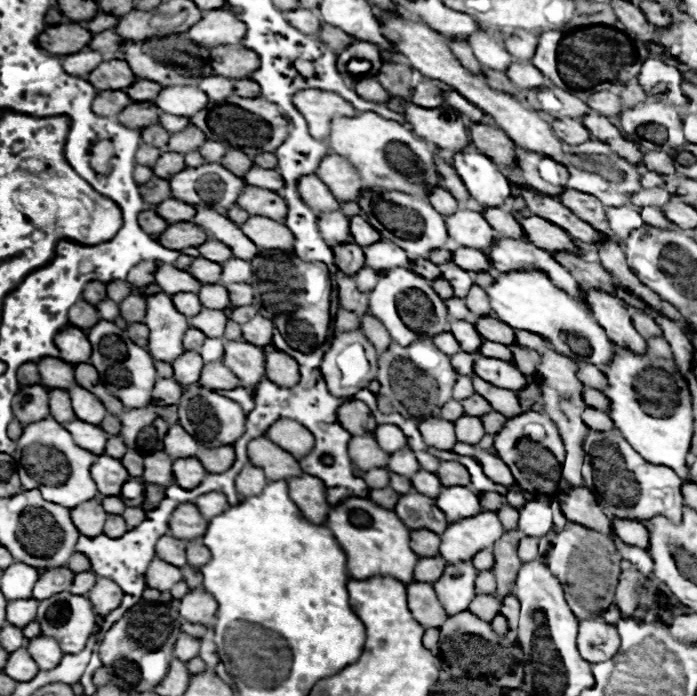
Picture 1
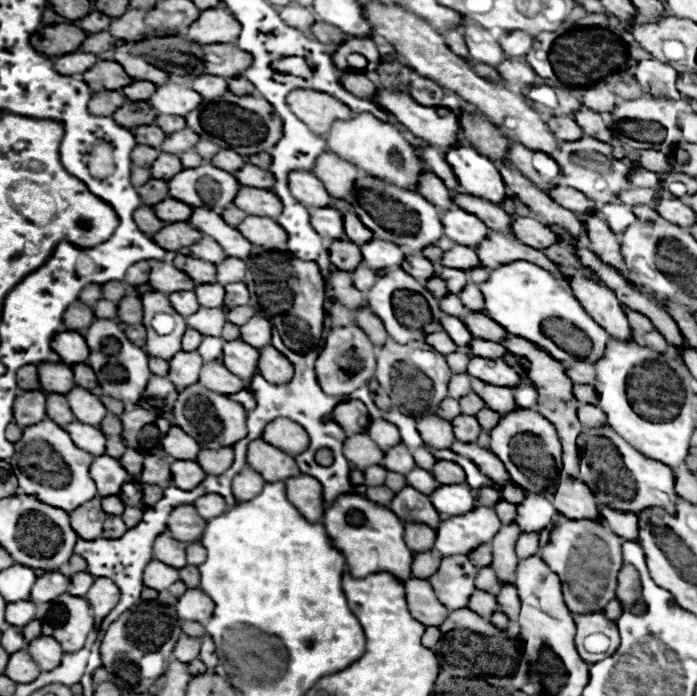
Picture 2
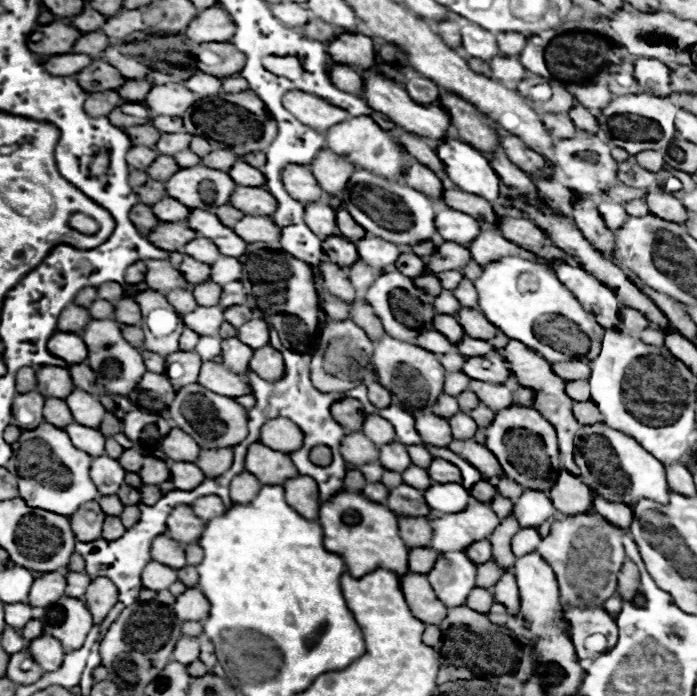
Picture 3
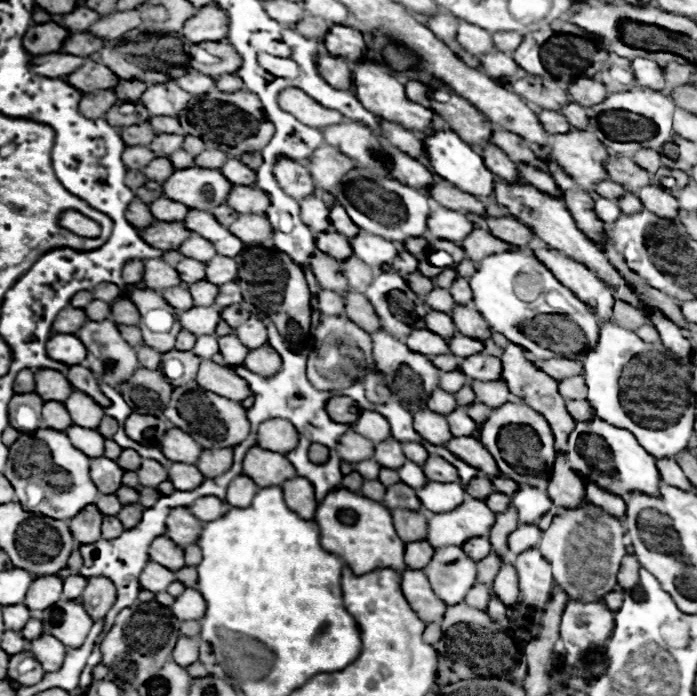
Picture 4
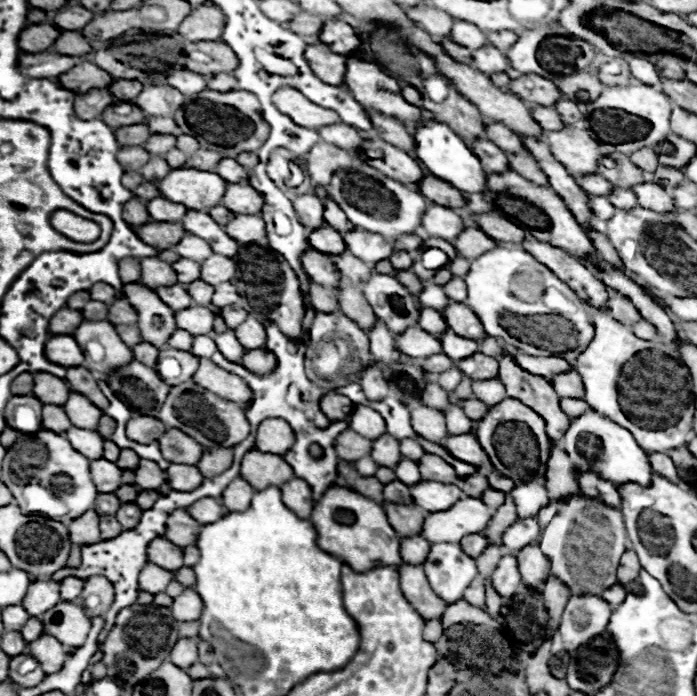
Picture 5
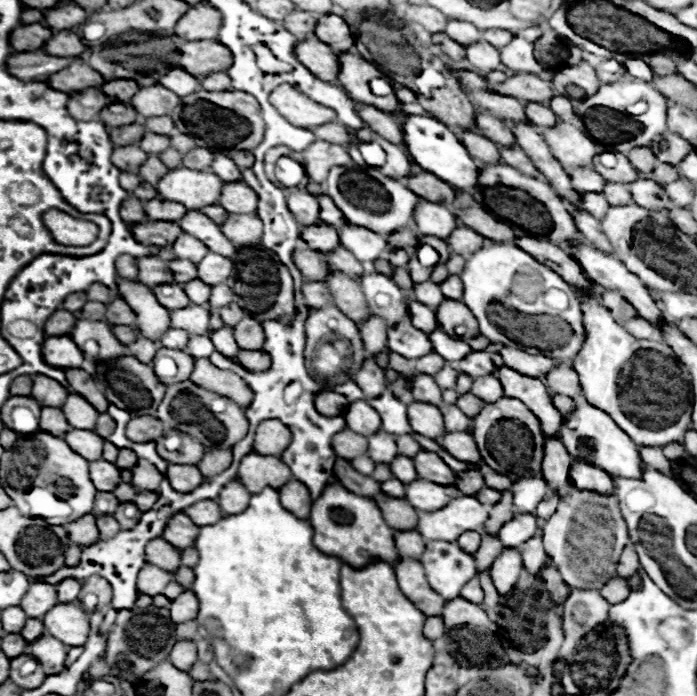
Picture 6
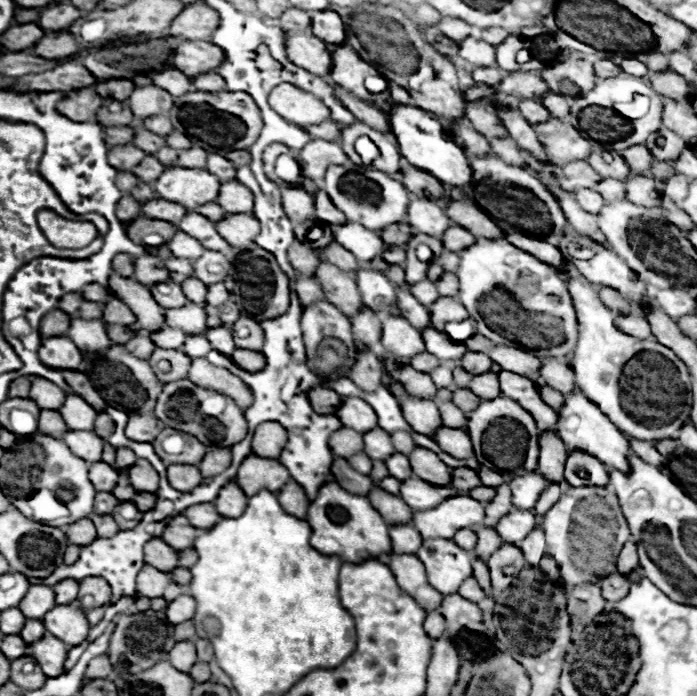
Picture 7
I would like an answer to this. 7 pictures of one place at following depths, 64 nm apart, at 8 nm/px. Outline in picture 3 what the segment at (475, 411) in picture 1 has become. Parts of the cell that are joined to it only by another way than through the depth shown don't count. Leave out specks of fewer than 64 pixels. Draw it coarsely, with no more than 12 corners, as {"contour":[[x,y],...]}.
{"contour":[[472,390],[456,396],[460,410],[474,410],[478,396]]}

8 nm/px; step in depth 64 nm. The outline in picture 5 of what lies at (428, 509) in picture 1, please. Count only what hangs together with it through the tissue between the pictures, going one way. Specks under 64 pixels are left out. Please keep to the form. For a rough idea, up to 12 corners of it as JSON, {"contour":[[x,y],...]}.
{"contour":[[400,480],[384,486],[388,502],[412,504],[410,488]]}

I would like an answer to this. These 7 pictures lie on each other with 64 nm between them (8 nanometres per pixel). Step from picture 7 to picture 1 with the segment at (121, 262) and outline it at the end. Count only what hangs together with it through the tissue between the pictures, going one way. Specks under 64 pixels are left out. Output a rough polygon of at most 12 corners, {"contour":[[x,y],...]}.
{"contour":[[140,262],[130,270],[126,282],[136,288],[154,282],[156,264]]}

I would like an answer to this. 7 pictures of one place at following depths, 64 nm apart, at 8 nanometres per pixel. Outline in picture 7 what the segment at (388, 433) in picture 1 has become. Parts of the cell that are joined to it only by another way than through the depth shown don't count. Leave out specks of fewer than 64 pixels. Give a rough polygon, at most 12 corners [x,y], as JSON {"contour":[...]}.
{"contour":[[356,396],[342,398],[336,418],[362,434],[376,428],[374,410]]}

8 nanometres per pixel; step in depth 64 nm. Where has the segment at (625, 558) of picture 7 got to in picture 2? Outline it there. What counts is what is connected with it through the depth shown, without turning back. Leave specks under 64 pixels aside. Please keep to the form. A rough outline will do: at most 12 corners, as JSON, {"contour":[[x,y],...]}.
{"contour":[[624,564],[618,574],[616,598],[632,606],[642,594],[638,570]]}

